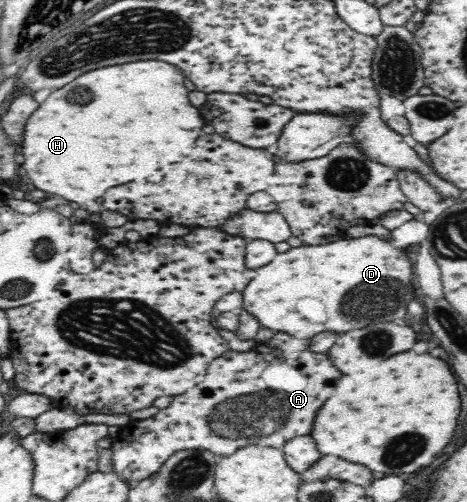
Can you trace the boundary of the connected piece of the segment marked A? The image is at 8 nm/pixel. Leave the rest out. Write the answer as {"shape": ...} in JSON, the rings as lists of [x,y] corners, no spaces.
{"shape":[[[275,332],[275,335],[273,335],[269,341],[256,343],[256,346],[249,353],[247,351],[241,351],[241,353],[239,353],[239,351],[227,351],[225,355],[221,355],[220,358],[215,358],[209,364],[206,377],[201,383],[198,383],[195,387],[192,387],[189,391],[181,395],[172,396],[172,401],[168,407],[160,409],[156,415],[147,419],[140,421],[131,419],[130,423],[121,427],[118,435],[113,438],[110,447],[112,451],[113,471],[115,471],[115,474],[117,474],[123,482],[129,486],[133,486],[136,485],[137,482],[148,478],[151,474],[157,473],[161,465],[170,458],[170,455],[184,449],[209,450],[218,456],[228,456],[242,447],[255,444],[282,449],[285,442],[288,442],[291,438],[310,433],[313,429],[314,421],[317,418],[317,411],[319,411],[320,407],[325,404],[325,401],[333,395],[334,389],[342,376],[343,372],[340,372],[339,369],[333,366],[333,360],[329,358],[328,353],[314,353],[310,351],[309,340],[299,339],[283,332]]]}

